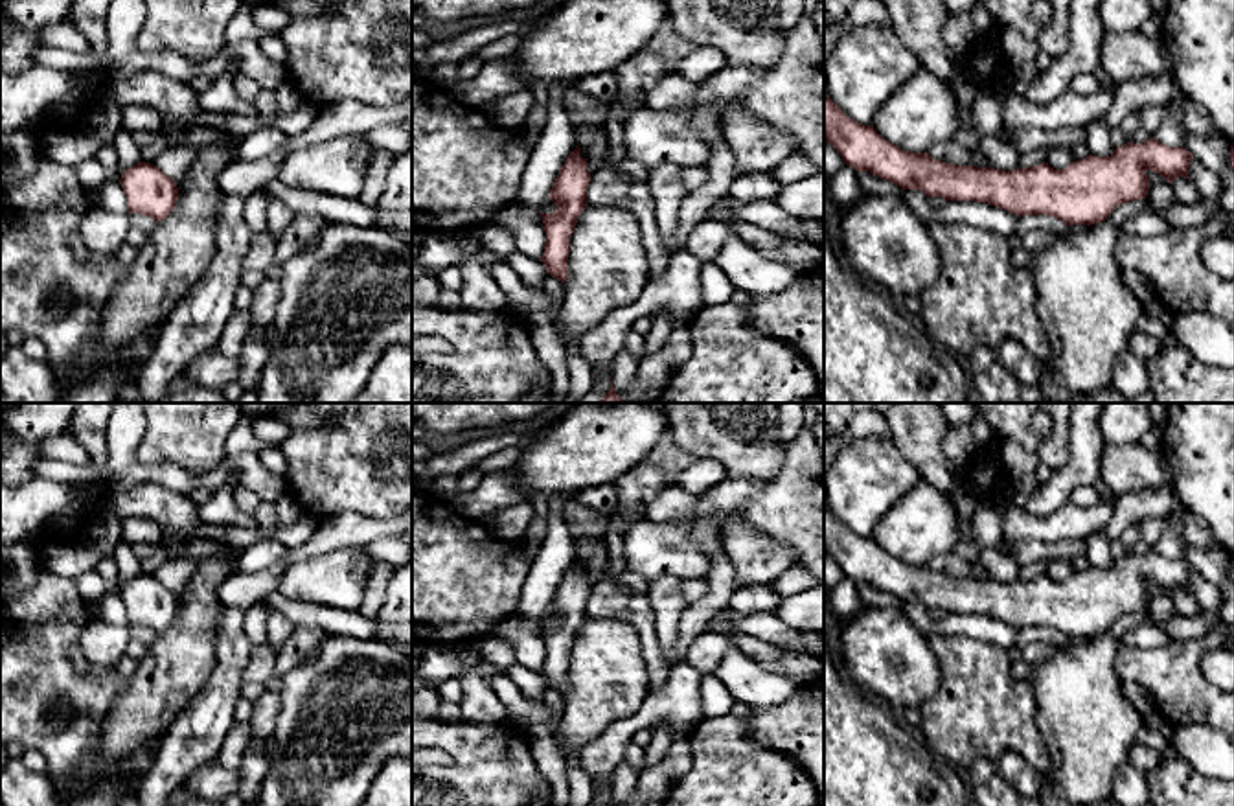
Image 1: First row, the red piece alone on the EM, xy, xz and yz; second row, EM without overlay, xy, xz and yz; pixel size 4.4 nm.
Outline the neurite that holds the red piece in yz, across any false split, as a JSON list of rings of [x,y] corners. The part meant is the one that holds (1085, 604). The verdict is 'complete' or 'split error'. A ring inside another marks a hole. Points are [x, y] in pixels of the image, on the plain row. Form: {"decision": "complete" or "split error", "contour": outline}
{"decision": "complete", "contour": [[[826,506],[824,552],[855,583],[870,583],[901,602],[920,602],[945,613],[988,615],[1013,628],[1045,626],[1072,637],[1096,637],[1129,613],[1148,609],[1148,581],[1170,596],[1188,589],[1194,567],[1184,559],[1168,559],[1155,550],[1127,554],[1111,569],[1089,567],[1063,581],[1046,574],[1002,583],[995,580],[954,578],[929,565],[910,565],[885,552],[874,537],[848,530]]]}

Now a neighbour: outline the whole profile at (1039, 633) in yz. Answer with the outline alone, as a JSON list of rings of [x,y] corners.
[[[1037,626],[1021,629],[1019,644],[1024,646],[1028,642],[1052,642],[1057,646],[1065,646],[1068,644],[1068,639],[1056,629]]]

